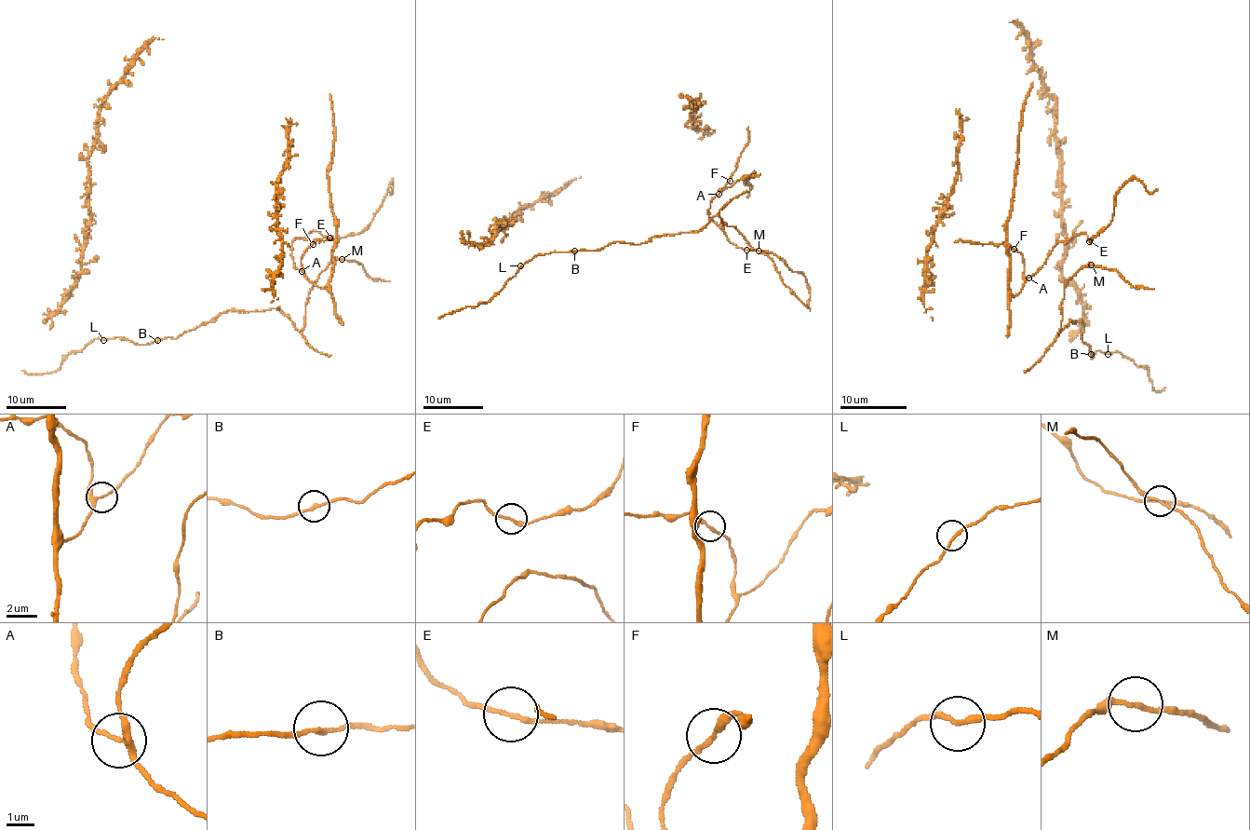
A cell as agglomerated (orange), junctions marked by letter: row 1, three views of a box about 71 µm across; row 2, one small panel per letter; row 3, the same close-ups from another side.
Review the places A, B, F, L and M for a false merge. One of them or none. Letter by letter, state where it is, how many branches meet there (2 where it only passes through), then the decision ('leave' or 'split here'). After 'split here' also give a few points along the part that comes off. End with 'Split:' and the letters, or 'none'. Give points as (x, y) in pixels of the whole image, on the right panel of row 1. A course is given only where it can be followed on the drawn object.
A: at (1028, 278); 3 branches meet; leave
B: at (1091, 354); 2 branches meet; leave
F: at (1014, 249); 2 branches meet; leave
L: at (1108, 354); 2 branches meet; leave
M: at (1091, 265); 2 branches meet; leave
Split: none

